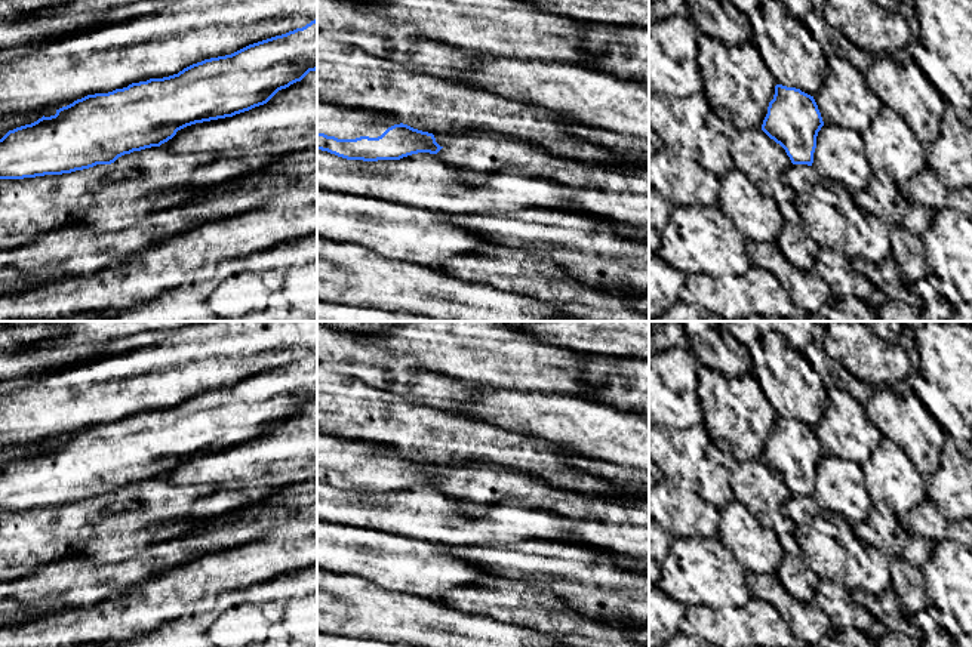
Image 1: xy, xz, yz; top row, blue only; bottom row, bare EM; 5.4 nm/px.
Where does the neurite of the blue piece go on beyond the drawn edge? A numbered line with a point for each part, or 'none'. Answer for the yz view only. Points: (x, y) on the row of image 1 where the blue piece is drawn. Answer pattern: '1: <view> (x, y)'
none

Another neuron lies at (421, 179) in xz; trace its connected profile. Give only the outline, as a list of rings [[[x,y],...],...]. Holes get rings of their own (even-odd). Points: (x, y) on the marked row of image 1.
[[[317,150],[317,188],[427,209],[445,215],[563,209],[575,194],[522,169],[471,173],[418,152],[400,160],[347,160]]]

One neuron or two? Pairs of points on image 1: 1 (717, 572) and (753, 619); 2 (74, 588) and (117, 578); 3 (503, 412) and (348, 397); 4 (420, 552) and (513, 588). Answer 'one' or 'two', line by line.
1: two
2: one
3: two
4: two

